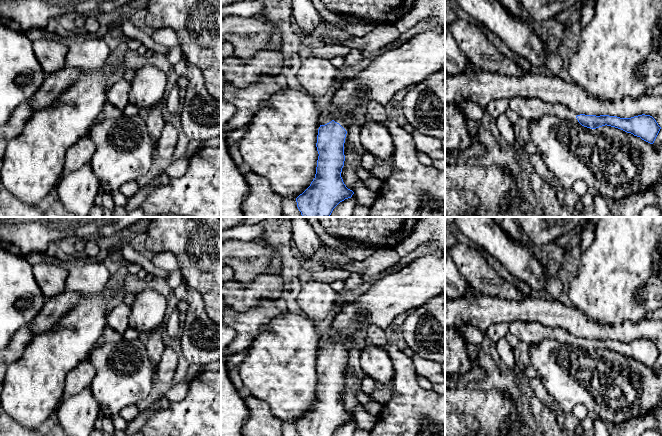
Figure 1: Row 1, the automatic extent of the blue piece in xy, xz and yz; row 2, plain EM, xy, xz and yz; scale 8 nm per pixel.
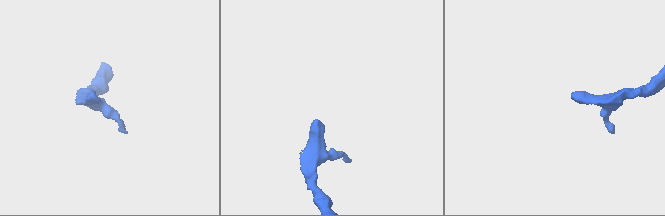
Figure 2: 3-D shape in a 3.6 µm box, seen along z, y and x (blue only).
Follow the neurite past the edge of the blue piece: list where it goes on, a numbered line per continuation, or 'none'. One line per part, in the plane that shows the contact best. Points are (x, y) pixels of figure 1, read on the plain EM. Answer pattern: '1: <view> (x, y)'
1: xz (337, 340)

